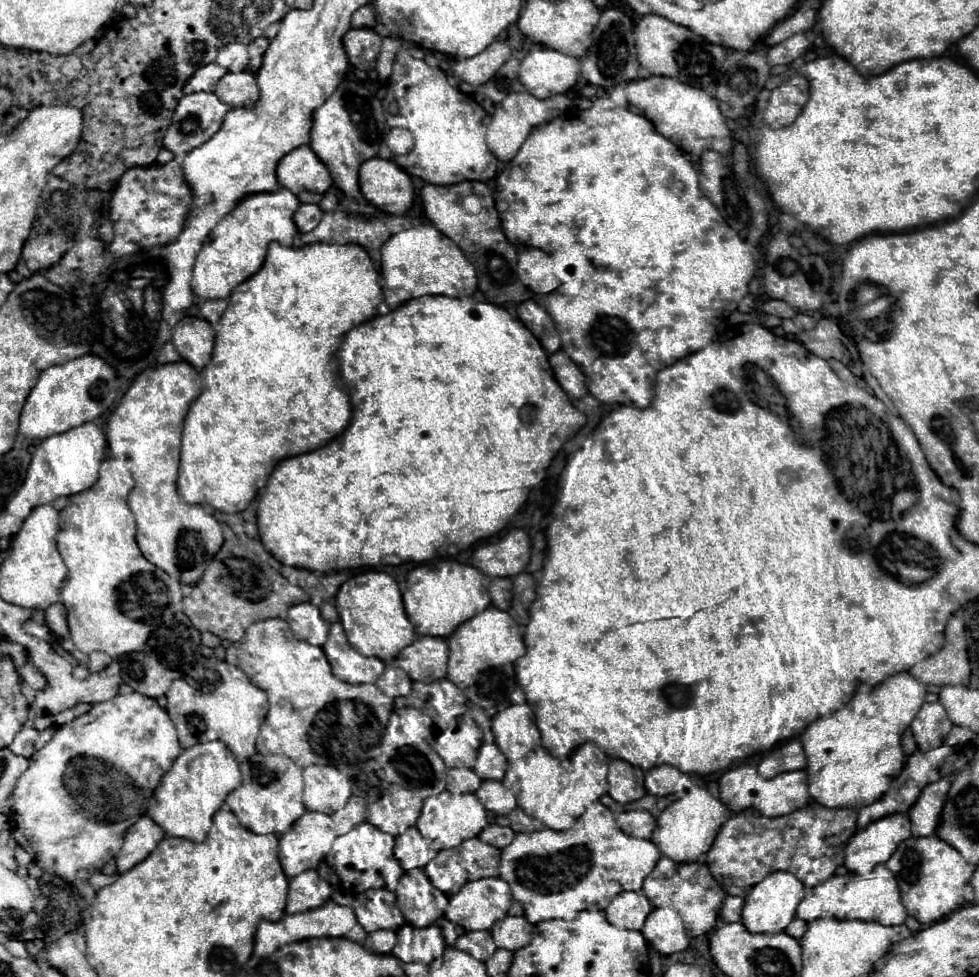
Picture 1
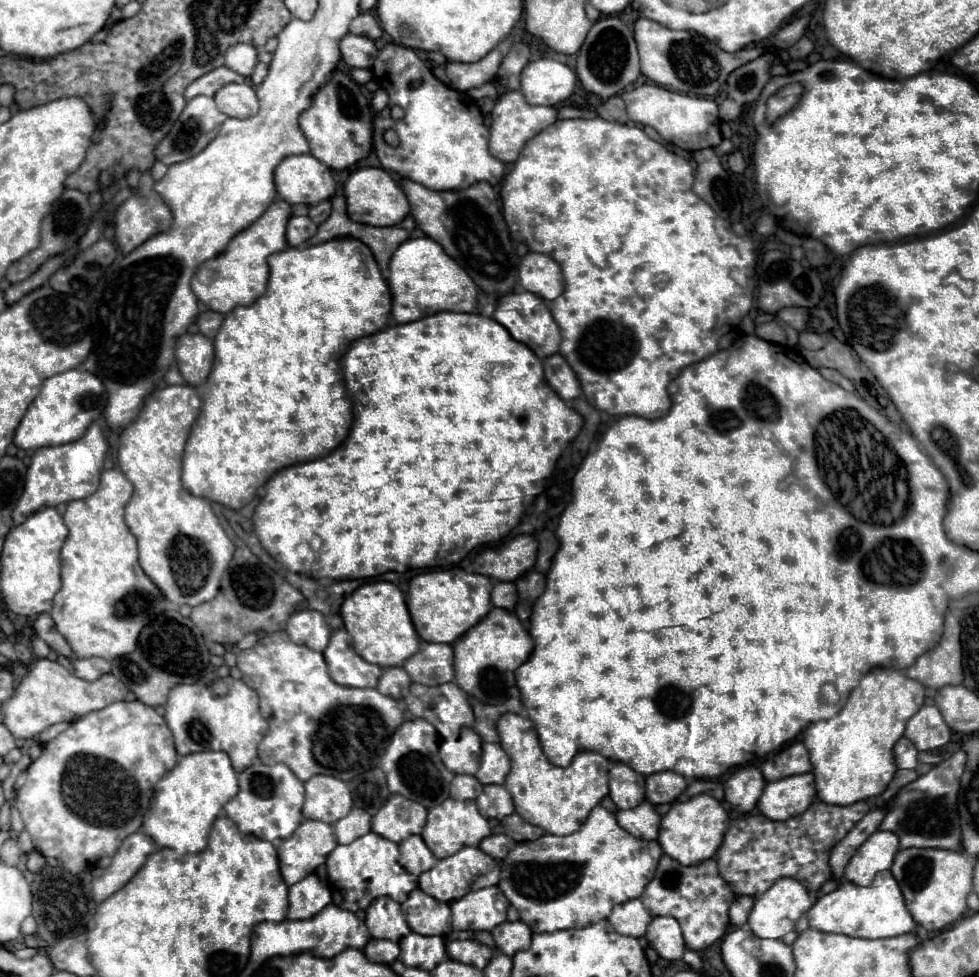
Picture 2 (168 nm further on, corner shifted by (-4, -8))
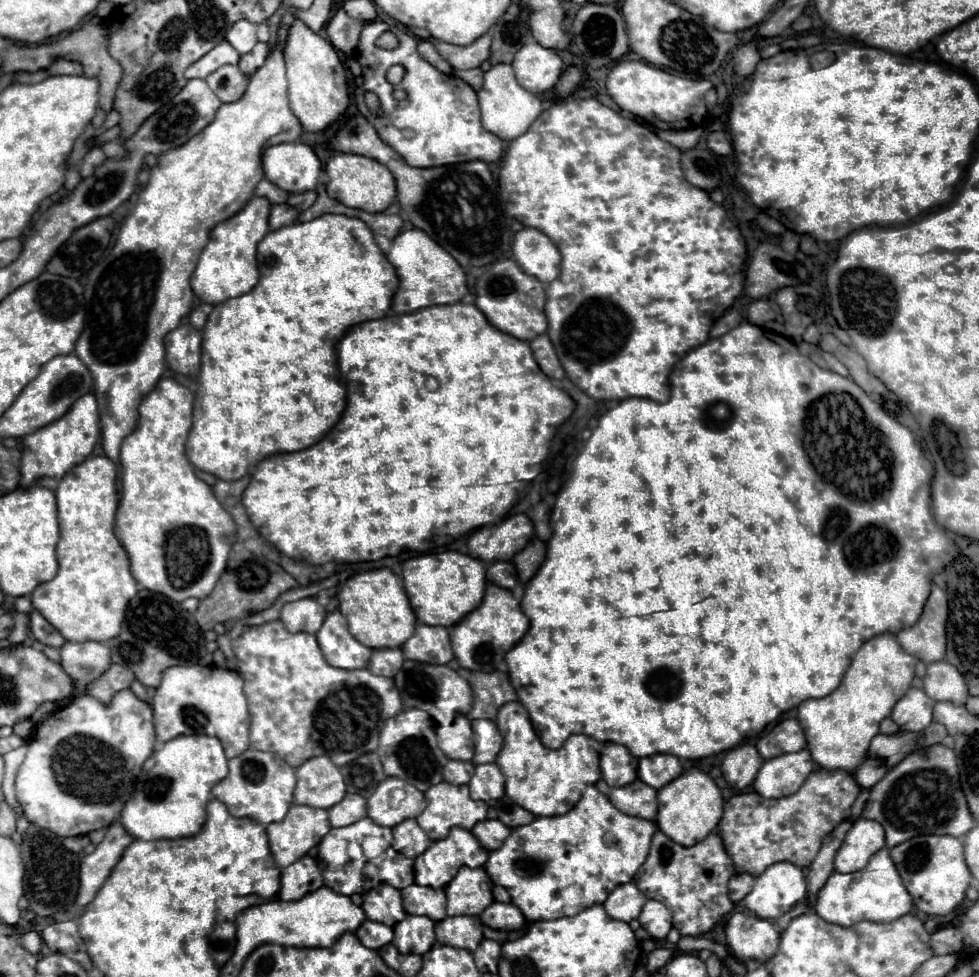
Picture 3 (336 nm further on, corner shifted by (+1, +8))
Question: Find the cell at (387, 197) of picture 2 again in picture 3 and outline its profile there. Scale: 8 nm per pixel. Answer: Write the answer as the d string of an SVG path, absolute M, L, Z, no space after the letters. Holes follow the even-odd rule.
M336 154L326 162L324 172L328 174L326 192L334 200L342 202L348 208L364 210L364 212L384 212L396 196L394 176L384 168L384 164L356 154Z

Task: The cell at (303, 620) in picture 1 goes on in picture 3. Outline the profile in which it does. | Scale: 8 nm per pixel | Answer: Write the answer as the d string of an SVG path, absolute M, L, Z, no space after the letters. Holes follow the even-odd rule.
M302 598L296 602L288 602L284 604L280 612L280 620L288 628L288 632L316 634L324 618L326 618L326 610L314 598Z

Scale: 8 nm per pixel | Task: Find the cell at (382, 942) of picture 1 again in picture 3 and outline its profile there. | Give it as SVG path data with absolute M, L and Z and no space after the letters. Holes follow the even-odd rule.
M364 920L364 924L360 924L360 928L356 930L356 936L366 948L378 950L392 942L392 928L374 920Z

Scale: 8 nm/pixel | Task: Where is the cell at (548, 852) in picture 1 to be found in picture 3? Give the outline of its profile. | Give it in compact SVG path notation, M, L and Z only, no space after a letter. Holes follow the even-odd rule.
M588 786L570 812L514 828L504 846L490 852L484 870L494 884L508 890L526 920L574 916L592 904L602 904L618 884L632 882L648 856L654 832L654 822L622 814L596 786Z

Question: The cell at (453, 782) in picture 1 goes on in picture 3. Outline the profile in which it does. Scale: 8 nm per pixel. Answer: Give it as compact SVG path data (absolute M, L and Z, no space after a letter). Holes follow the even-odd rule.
M448 760L444 766L444 780L450 784L468 784L472 778L474 764L472 762L462 762L462 760Z

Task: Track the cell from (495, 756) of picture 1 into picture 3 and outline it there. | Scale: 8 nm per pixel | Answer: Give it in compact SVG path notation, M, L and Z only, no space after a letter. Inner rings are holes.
M486 718L472 720L472 730L474 730L474 746L476 746L476 754L472 762L474 764L494 762L502 748L502 736L496 724Z

